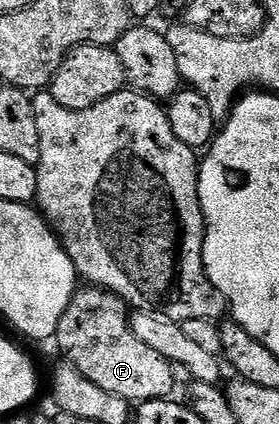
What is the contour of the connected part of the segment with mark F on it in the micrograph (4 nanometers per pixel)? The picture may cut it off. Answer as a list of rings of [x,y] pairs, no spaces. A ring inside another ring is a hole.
[[[81,286],[73,293],[67,310],[63,310],[63,318],[59,318],[59,326],[55,337],[55,344],[61,347],[61,352],[66,361],[83,374],[95,386],[107,390],[107,394],[119,394],[119,398],[130,402],[142,402],[145,400],[163,399],[172,397],[174,365],[170,364],[159,350],[151,350],[144,342],[139,342],[129,325],[130,309],[124,300],[105,288],[96,286]]]

